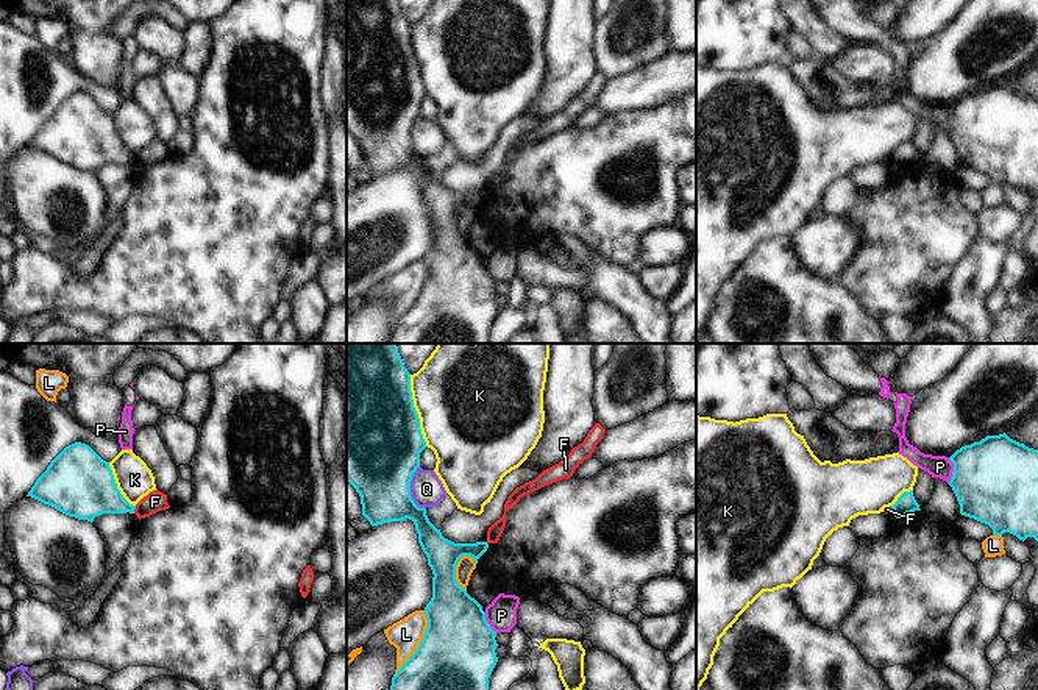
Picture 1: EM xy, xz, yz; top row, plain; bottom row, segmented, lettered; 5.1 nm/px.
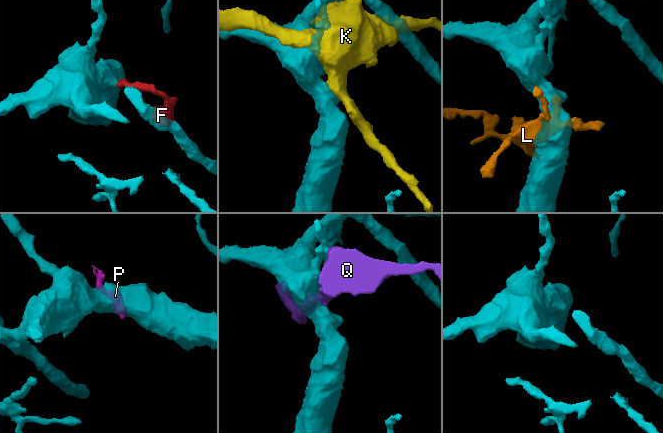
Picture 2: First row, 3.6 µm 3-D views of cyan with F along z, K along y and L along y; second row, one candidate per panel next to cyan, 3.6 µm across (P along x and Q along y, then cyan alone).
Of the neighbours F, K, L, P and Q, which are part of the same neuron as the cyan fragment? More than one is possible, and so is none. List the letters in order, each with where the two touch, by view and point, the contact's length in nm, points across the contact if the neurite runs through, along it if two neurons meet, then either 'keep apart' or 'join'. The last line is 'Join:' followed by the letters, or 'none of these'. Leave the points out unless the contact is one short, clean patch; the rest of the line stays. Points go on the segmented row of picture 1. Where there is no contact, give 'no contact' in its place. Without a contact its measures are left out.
F: xy (135, 508) | 40 nm | along xy (136, 506), (133, 512) | keep apart
K: xz (415, 411) | 380 nm | keep apart
L: xz (420, 643) | 360 nm | keep apart
P: yz (954, 470) | 140 nm | along yz (948, 458), (952, 464), (949, 483) | keep apart
Q: xz (409, 489) | 240 nm | keep apart
Join: none of these

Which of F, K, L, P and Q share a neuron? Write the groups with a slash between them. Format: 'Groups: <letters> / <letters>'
Groups: F L / K / P / Q

